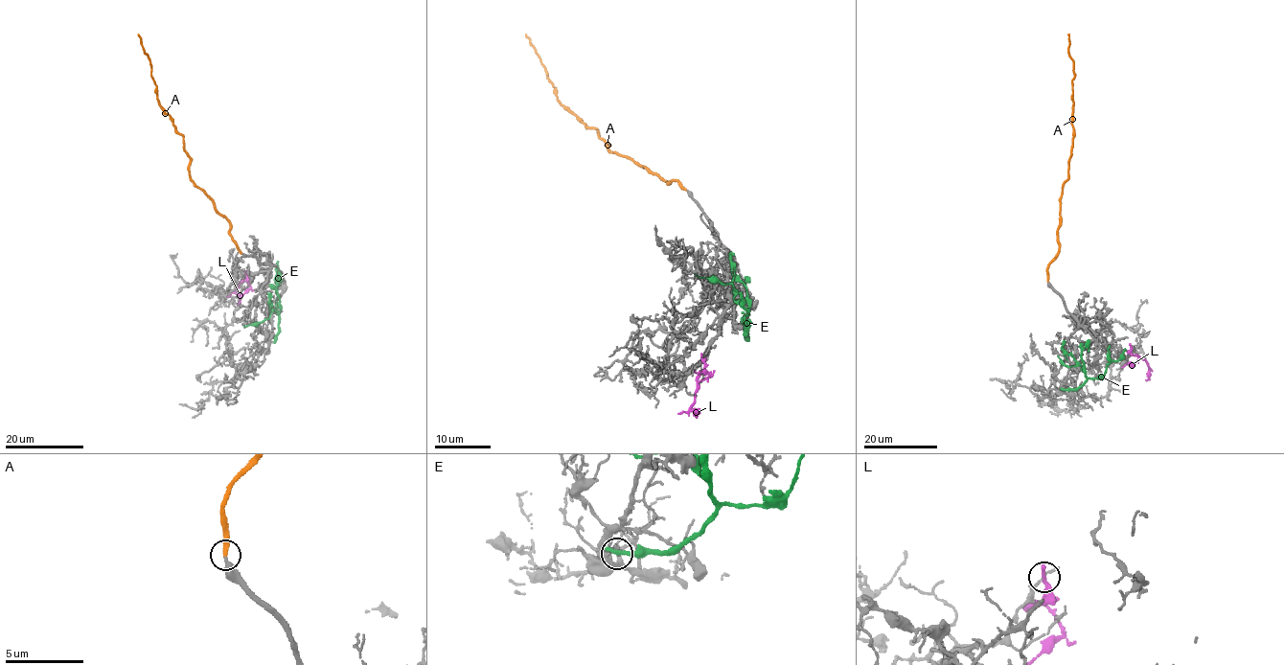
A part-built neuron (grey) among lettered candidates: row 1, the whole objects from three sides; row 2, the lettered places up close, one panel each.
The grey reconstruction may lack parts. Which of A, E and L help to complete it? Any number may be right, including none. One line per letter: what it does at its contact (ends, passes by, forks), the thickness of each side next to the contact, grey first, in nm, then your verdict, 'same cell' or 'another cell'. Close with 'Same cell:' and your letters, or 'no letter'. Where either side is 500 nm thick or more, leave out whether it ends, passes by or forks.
A: it ends; calibres 280 and 280 nm; same cell
E: it ends; calibres 130 and 360 nm; another cell
L: it ends; calibres 190 and 380 nm; another cell
Same cell: A

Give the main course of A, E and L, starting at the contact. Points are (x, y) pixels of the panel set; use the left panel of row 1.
A: (240, 253), (230, 233), (229, 221), (192, 179), (183, 136), (159, 103), (151, 65), (138, 34)
E: (275, 342), (279, 315), (276, 289), (278, 261)
L: (245, 274), (247, 279), (240, 282), (236, 290), (240, 300), (237, 305)

